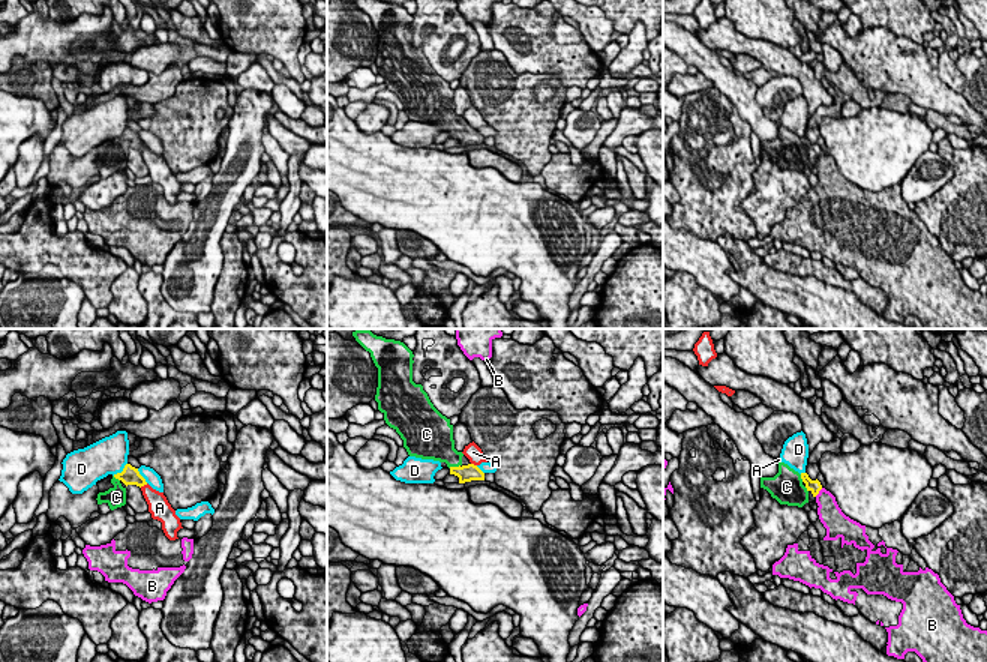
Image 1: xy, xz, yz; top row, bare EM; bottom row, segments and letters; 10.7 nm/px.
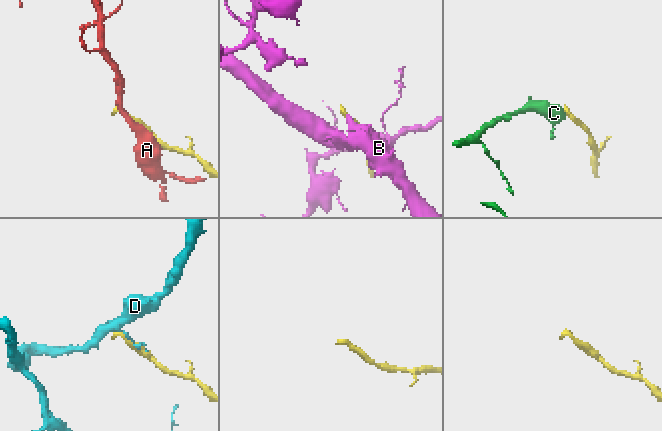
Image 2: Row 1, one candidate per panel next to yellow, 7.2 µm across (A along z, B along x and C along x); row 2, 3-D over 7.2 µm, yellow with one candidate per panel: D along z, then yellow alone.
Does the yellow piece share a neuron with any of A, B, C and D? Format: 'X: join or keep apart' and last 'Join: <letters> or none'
A: keep apart
B: keep apart
C: join
D: keep apart
Join: C

